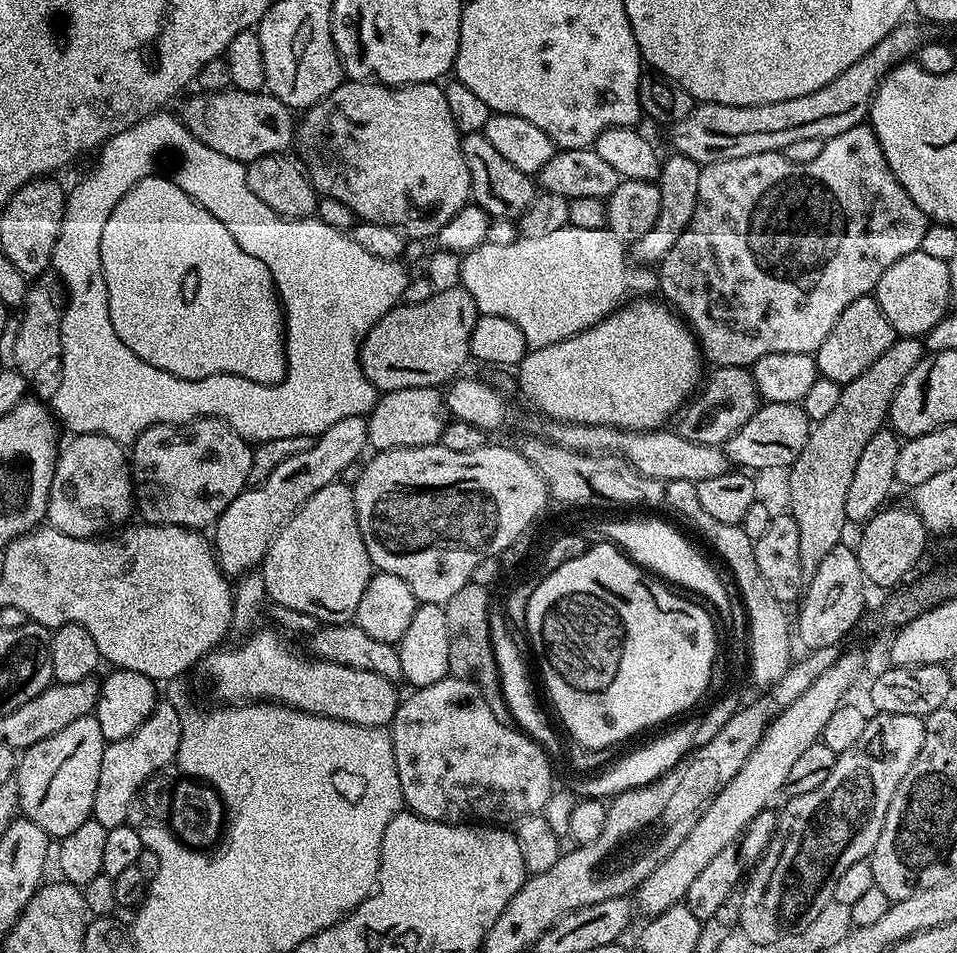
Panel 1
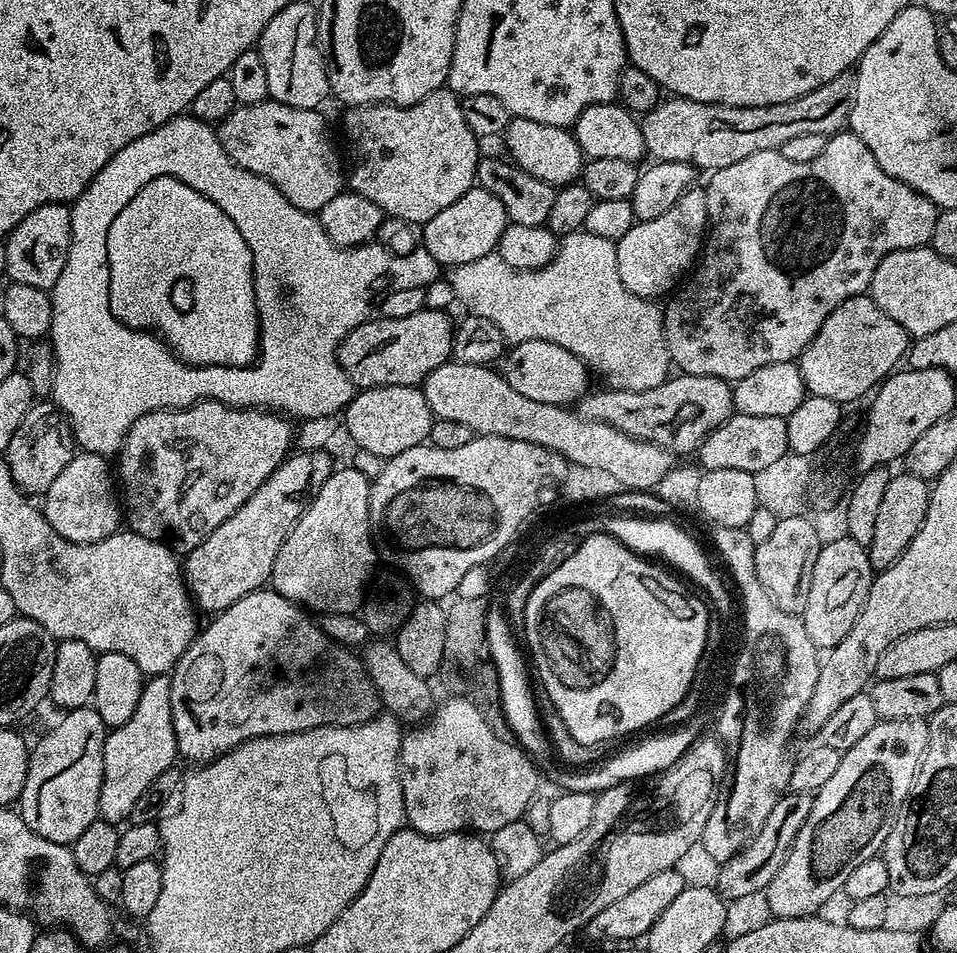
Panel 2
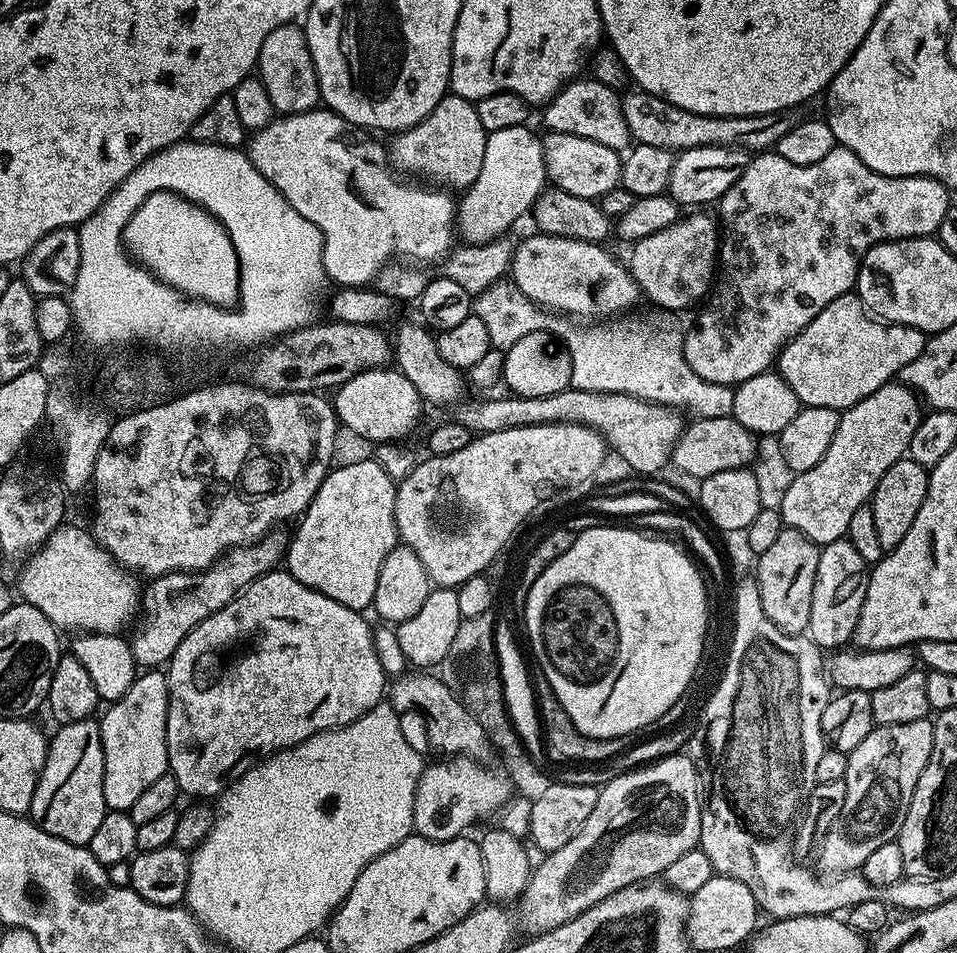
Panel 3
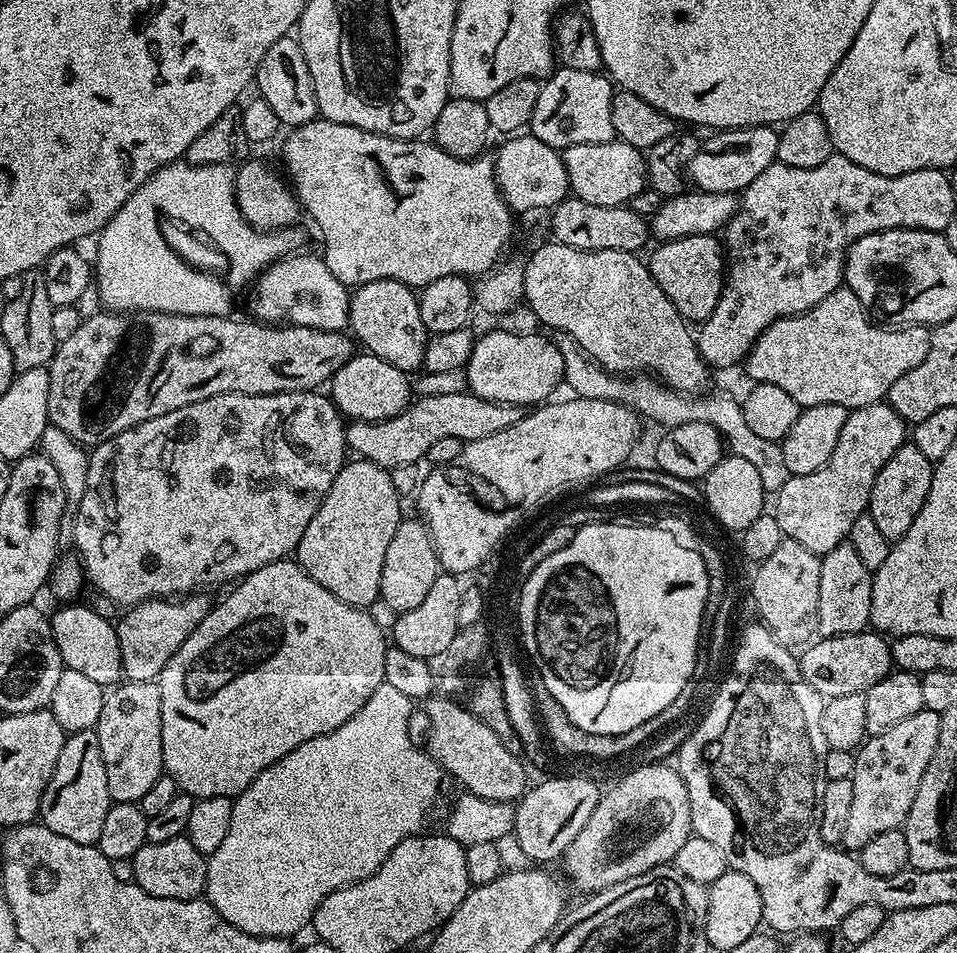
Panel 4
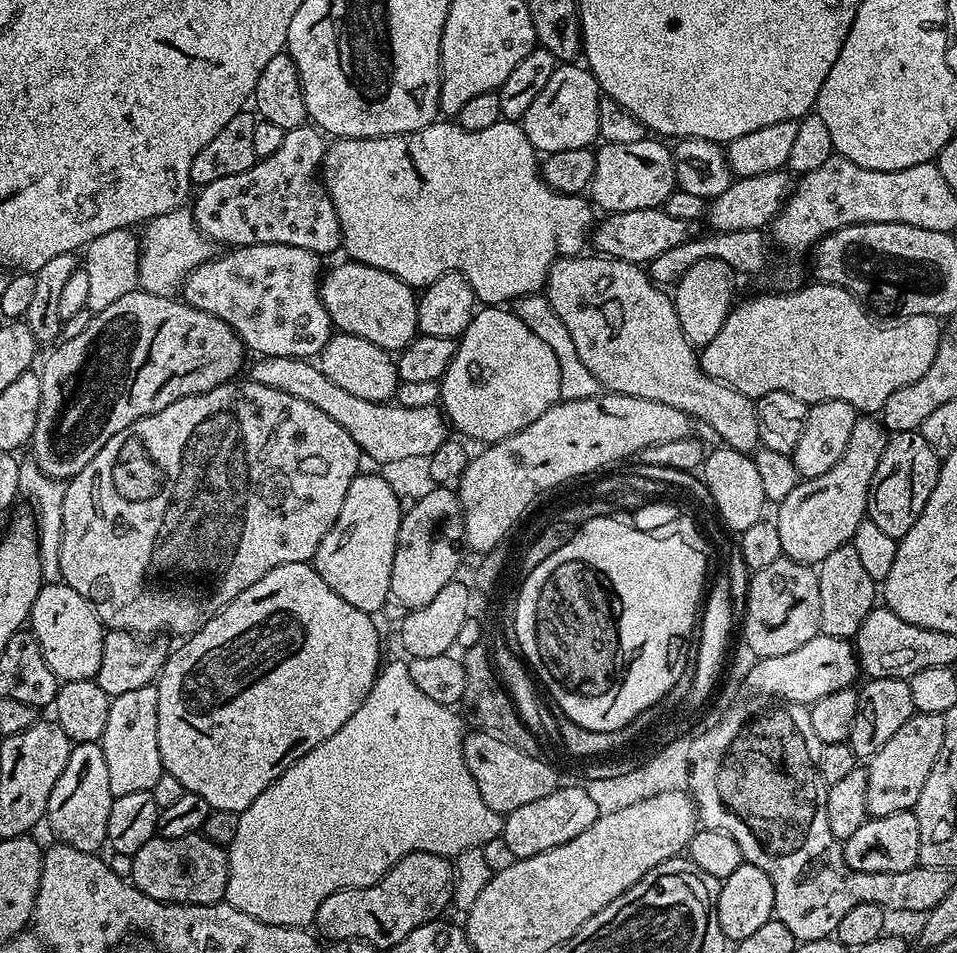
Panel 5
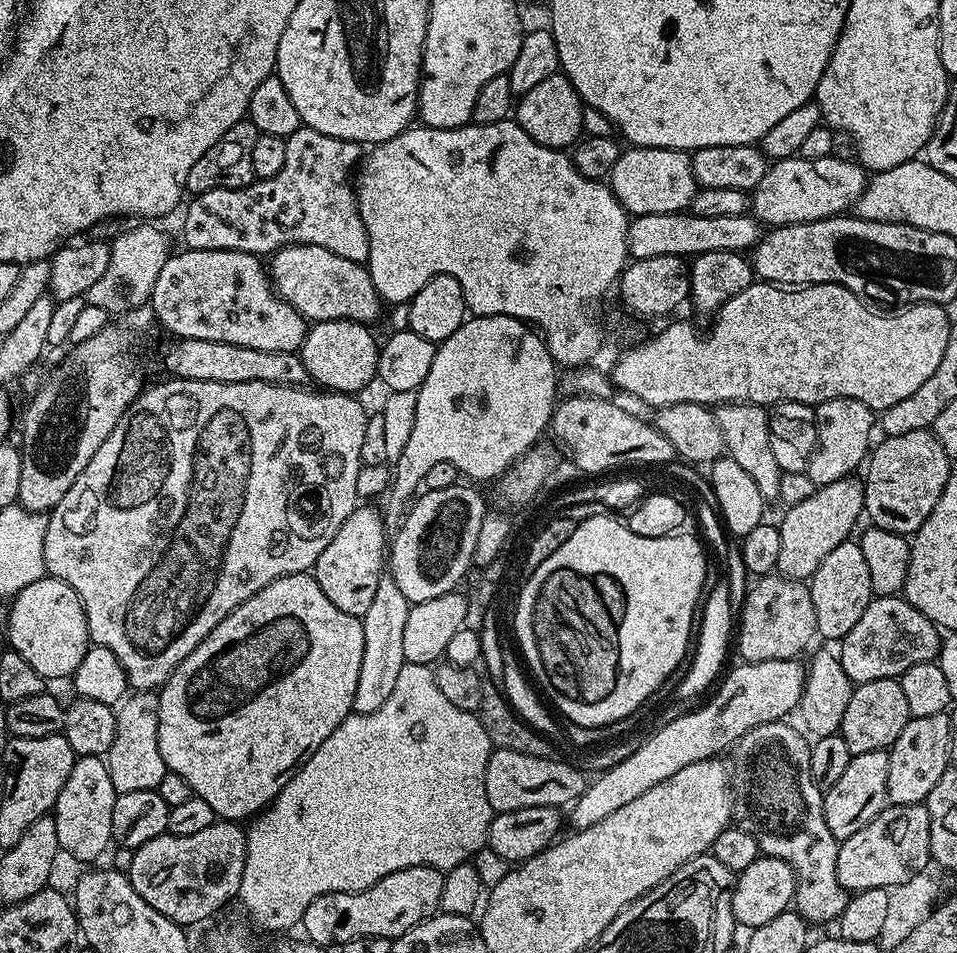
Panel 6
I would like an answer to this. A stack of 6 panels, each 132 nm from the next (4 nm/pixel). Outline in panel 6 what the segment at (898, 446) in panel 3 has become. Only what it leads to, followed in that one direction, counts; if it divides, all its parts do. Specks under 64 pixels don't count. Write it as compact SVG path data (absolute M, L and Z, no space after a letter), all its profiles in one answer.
M850 475L846 478L838 478L838 482L819 485L814 490L814 494L810 494L810 498L791 505L785 512L788 513L778 520L782 543L778 545L780 553L776 563L776 572L791 580L807 581L818 570L818 566L822 566L826 554L830 554L830 550L834 550L834 546L838 546L843 540L849 539L853 535L852 527L859 522L860 516L862 520L865 515L863 479Z

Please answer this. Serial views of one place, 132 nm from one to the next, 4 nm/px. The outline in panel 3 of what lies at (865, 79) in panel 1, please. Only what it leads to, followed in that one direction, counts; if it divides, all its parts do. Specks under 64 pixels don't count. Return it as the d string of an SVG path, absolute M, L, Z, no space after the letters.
M643 90L633 91L633 96L625 95L622 103L626 126L636 144L658 146L667 152L679 154L691 148L735 148L759 154L771 149L786 130L794 130L802 116L797 109L787 108L781 112L758 114L757 116L707 116L682 110L662 98Z

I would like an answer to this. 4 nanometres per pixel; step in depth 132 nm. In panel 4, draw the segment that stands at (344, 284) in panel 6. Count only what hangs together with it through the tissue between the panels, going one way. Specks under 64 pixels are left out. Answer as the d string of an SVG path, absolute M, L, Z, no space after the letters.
M375 280L369 284L359 285L350 296L348 322L351 335L355 337L359 343L361 340L361 342L368 347L365 349L367 349L371 355L390 362L390 366L394 366L406 374L412 374L423 365L424 347L428 345L430 334L425 330L424 323L422 322L420 301L417 293L400 280Z

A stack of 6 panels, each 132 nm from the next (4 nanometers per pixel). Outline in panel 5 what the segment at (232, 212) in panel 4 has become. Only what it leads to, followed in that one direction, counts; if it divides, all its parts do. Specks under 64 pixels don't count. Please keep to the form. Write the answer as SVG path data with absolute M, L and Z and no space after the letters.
M181 206L175 212L155 216L147 221L144 230L139 249L139 283L145 292L171 297L175 293L172 291L183 285L185 276L213 255L213 245L197 228L196 220L187 207Z

